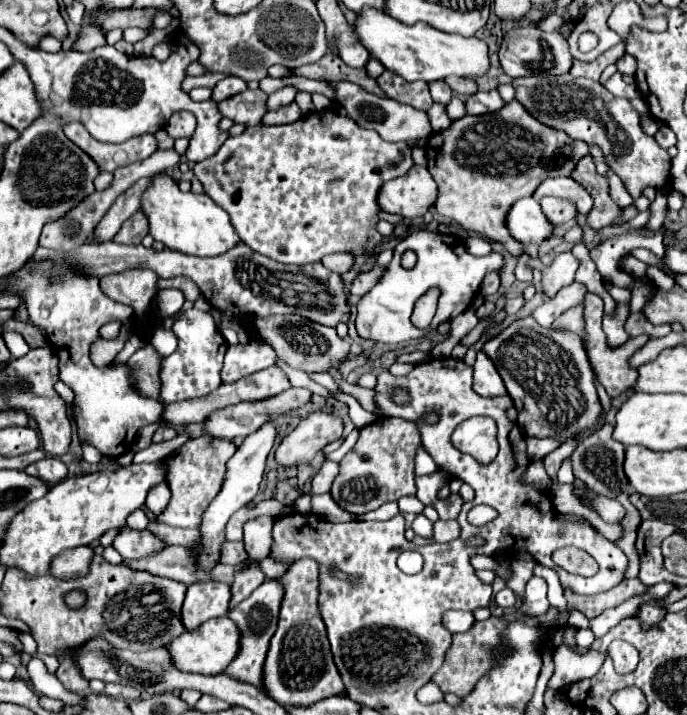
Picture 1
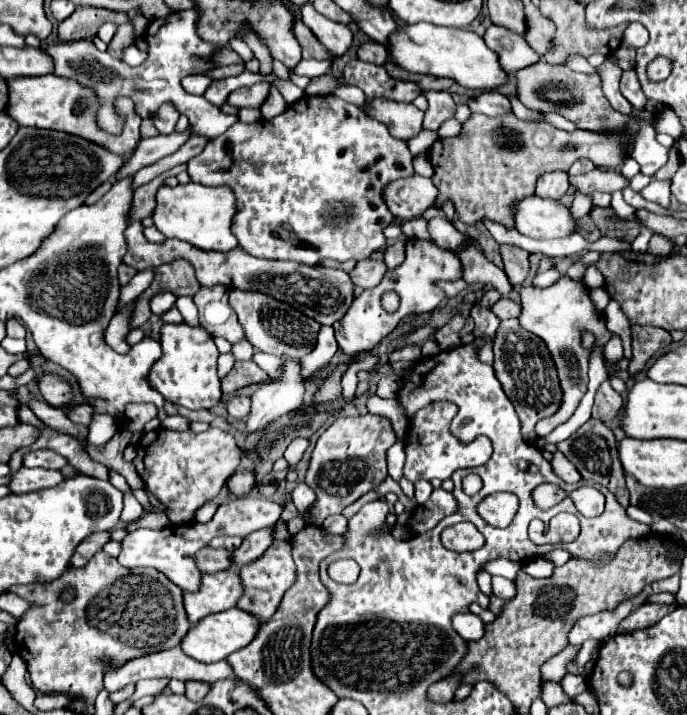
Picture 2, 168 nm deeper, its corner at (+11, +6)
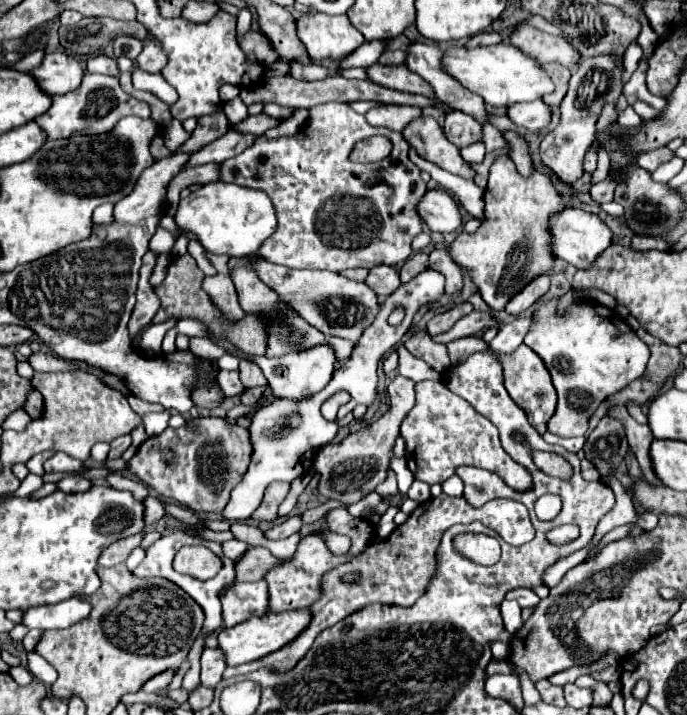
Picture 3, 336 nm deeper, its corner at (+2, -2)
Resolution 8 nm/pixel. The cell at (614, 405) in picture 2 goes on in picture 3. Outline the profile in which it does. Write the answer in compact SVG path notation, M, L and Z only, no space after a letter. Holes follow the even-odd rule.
M618 406L618 410L614 410L612 414L614 414L618 420L624 422L628 444L630 444L630 448L632 448L632 452L634 452L634 456L636 456L640 468L642 468L644 478L646 478L650 484L658 486L658 478L654 478L654 470L650 470L650 442L654 440L654 436L650 434L650 428L638 424L638 422L628 414L628 410L626 410L624 406Z

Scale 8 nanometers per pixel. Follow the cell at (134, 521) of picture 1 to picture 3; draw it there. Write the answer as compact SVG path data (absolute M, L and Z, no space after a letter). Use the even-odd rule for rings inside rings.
M148 496L144 500L144 506L146 506L146 524L148 526L152 526L154 522L158 522L166 514L164 502L160 498L156 498L156 496Z

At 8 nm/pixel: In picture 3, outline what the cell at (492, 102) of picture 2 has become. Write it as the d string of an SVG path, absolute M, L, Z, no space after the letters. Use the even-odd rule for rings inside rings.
M542 100L514 104L508 108L508 118L514 124L528 128L532 132L546 132L548 124L552 120L552 108Z

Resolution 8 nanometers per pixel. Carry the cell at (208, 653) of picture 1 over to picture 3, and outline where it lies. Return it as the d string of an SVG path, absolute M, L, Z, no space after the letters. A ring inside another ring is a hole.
M294 610L294 612L282 612L282 614L264 614L260 618L250 618L234 628L224 628L218 634L218 646L226 654L228 666L238 666L246 662L254 662L258 658L264 658L266 654L272 654L274 650L280 650L282 646L290 644L292 638L298 638L302 630L306 630L306 624L310 624L310 610Z

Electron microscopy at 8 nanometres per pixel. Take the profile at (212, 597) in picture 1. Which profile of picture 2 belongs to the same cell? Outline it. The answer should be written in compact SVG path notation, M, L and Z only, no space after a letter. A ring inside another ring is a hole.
M235 570L203 574L201 590L197 590L197 594L183 594L183 604L189 622L195 624L207 614L233 608L241 594L243 594L243 586Z

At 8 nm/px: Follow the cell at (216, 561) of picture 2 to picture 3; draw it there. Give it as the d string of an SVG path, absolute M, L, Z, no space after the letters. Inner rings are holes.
M250 548L250 550L236 562L236 580L238 580L238 582L256 582L256 580L264 578L264 572L266 572L266 570L270 570L270 568L282 564L282 562L286 562L286 560L280 560L280 558L272 556L268 548Z

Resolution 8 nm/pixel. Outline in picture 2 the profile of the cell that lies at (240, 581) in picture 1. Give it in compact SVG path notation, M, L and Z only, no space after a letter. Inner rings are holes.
M273 526L271 528L263 528L263 530L255 530L253 534L243 538L243 544L233 552L233 566L241 568L249 562L255 562L273 542Z

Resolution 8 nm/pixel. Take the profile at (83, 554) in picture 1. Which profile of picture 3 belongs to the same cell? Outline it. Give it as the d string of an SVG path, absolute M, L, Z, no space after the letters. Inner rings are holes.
M134 534L134 536L128 536L128 538L124 538L124 540L114 542L110 548L106 548L106 550L102 552L102 556L100 556L100 560L98 560L100 566L108 566L108 568L110 568L110 566L114 566L114 564L122 564L122 562L130 556L130 552L140 546L142 538L144 538L144 534Z

